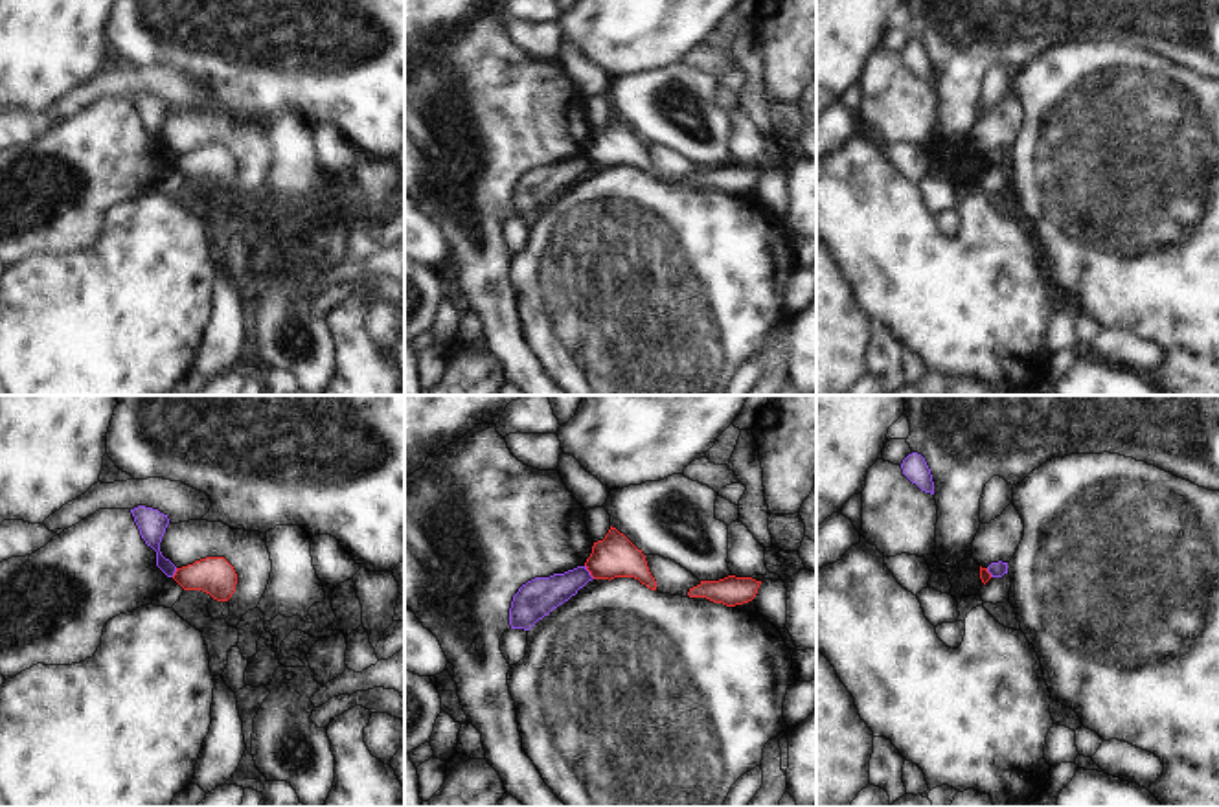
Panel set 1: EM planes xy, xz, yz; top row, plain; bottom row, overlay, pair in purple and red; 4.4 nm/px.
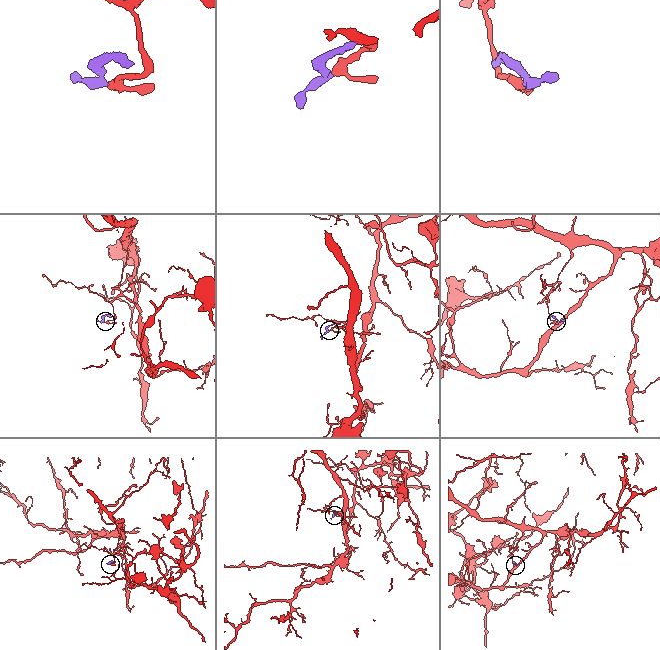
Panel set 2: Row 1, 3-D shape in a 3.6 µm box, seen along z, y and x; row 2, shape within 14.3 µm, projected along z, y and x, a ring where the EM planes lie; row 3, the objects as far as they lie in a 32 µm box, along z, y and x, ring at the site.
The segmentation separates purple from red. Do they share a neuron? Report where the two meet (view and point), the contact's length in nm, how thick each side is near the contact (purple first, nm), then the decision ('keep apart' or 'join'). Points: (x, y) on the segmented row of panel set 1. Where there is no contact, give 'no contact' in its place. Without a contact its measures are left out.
xz (589, 572) | 80 nm | 160/180 nm | keep apart

